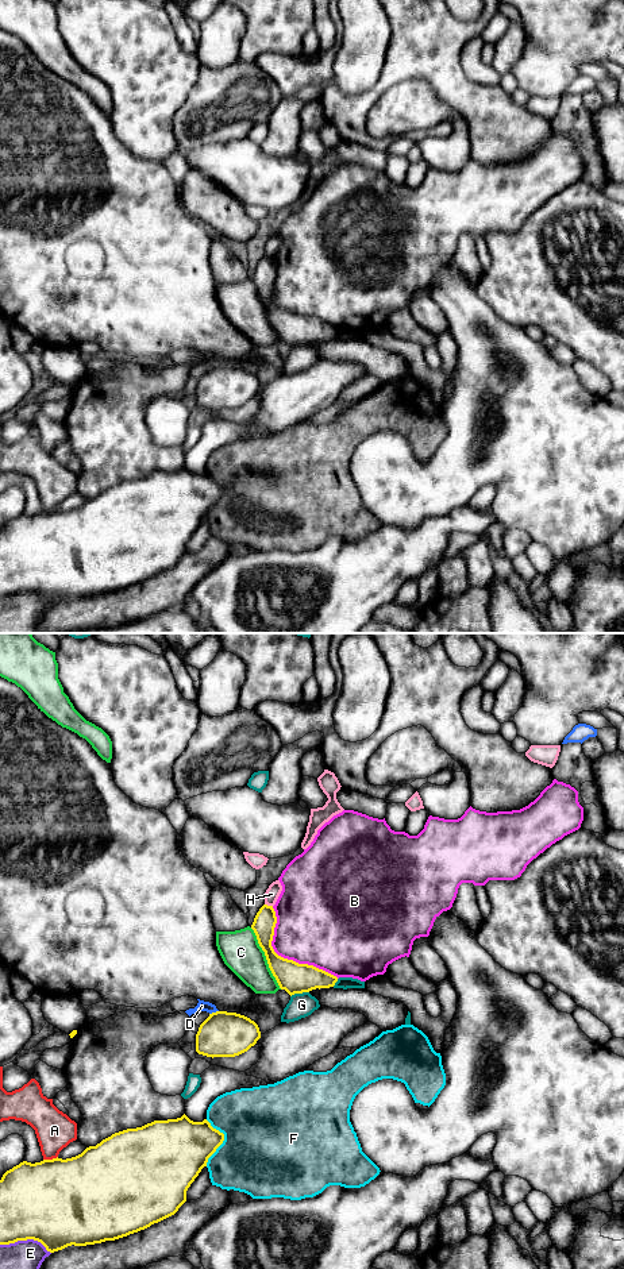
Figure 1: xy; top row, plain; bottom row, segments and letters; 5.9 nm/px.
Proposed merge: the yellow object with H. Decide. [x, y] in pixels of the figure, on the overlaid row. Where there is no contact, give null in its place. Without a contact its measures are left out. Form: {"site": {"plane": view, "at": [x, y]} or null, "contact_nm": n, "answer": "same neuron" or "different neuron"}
{"site": {"plane": "xy", "at": [269, 906]}, "contact_nm": 50, "answer": "different neuron"}

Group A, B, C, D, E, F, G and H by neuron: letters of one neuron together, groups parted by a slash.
A / B / C / D / E / F / G / H

